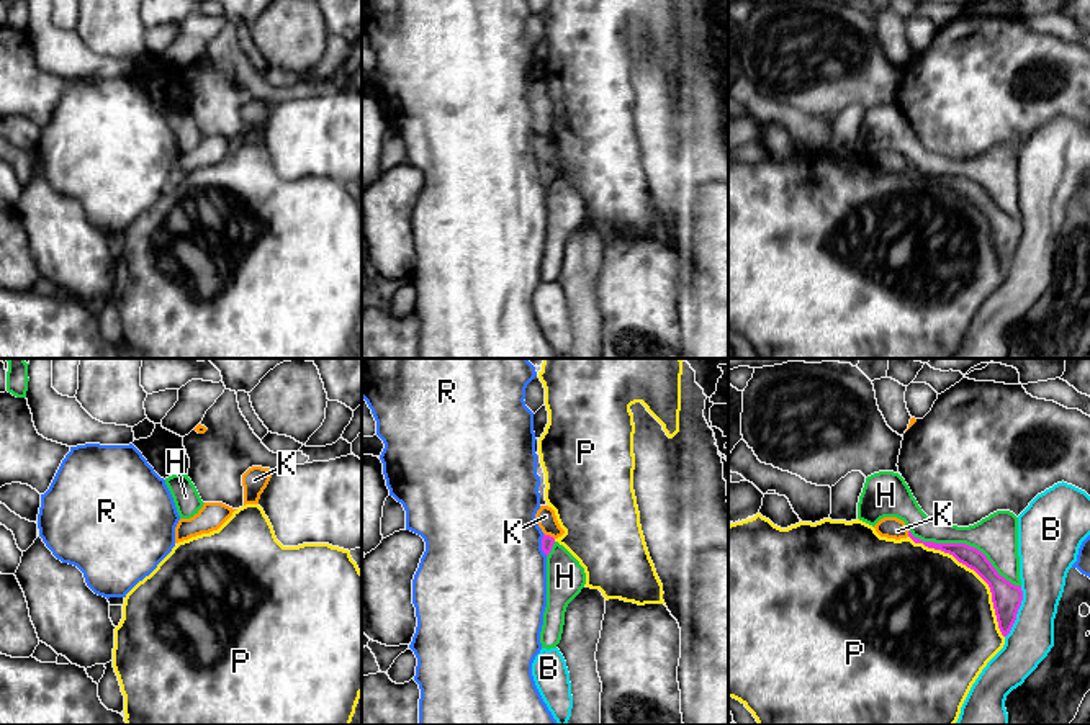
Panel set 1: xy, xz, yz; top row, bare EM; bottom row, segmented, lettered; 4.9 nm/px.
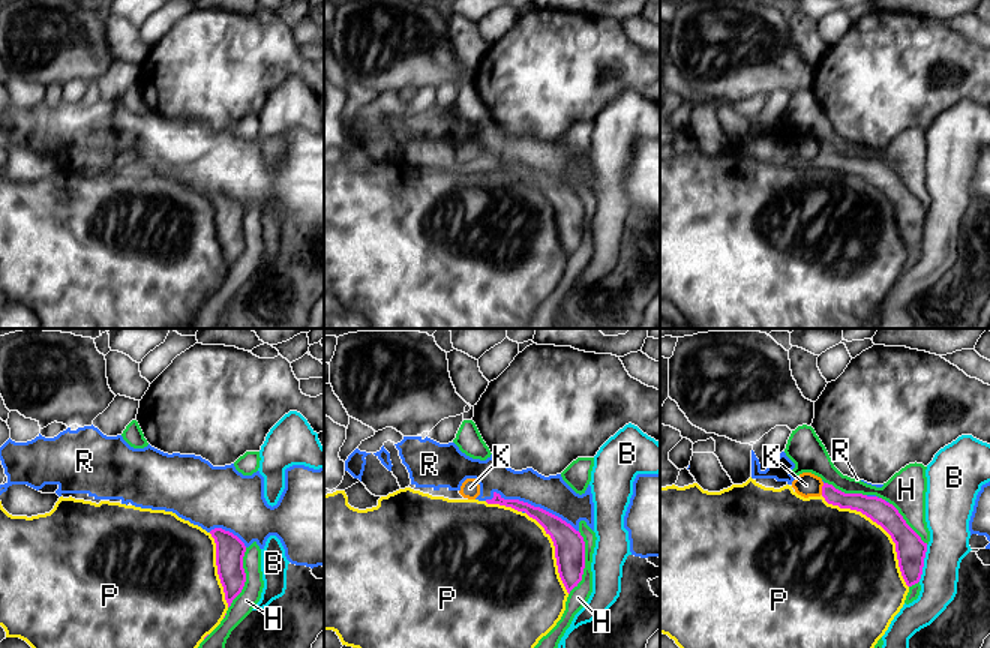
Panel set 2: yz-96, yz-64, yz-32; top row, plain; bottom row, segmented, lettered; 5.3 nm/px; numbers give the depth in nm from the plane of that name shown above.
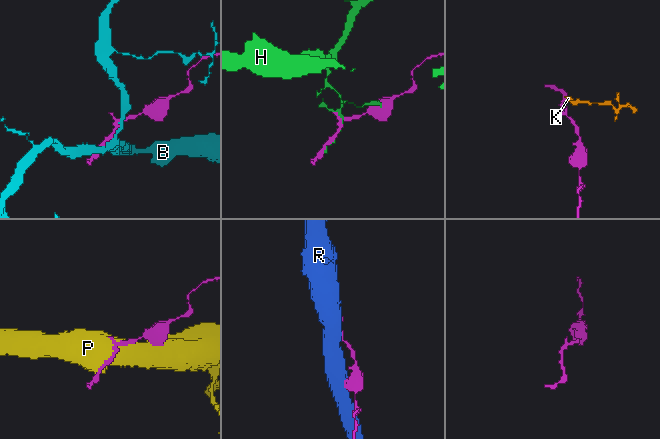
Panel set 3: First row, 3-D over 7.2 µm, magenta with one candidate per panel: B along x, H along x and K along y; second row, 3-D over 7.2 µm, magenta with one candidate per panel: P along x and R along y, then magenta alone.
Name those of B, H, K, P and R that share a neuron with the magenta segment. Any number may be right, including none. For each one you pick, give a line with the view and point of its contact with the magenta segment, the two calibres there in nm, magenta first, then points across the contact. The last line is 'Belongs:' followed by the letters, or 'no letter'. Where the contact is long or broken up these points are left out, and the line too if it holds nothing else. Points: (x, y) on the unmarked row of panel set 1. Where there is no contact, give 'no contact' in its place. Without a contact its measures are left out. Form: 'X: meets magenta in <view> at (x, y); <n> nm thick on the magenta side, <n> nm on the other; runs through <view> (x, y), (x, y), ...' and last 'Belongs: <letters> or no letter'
Belongs: no letter

